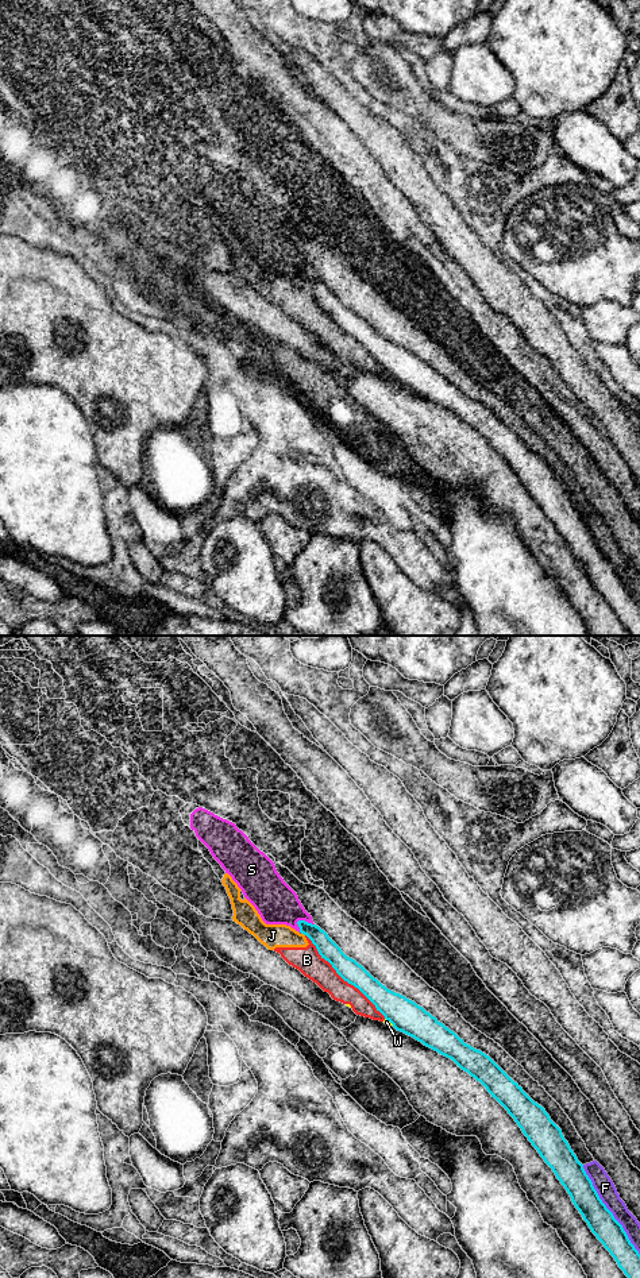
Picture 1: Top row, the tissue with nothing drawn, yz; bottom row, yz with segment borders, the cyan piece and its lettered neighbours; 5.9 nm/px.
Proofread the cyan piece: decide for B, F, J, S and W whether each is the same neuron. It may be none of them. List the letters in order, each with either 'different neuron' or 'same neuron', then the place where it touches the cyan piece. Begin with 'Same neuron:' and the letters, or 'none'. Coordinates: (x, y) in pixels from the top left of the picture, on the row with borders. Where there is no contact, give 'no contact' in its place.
Same neuron: none
B: different neuron; meets cyan in yz at (343, 979)
F: different neuron; meets cyan in yz at (608, 1209)
J: different neuron; meets cyan in yz at (303, 933)
S: different neuron; meets cyan in yz at (304, 921)
W: different neuron; meets cyan in yz at (389, 1020)

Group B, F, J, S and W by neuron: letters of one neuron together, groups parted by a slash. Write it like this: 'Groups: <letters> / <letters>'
Groups: B J W / F / S

